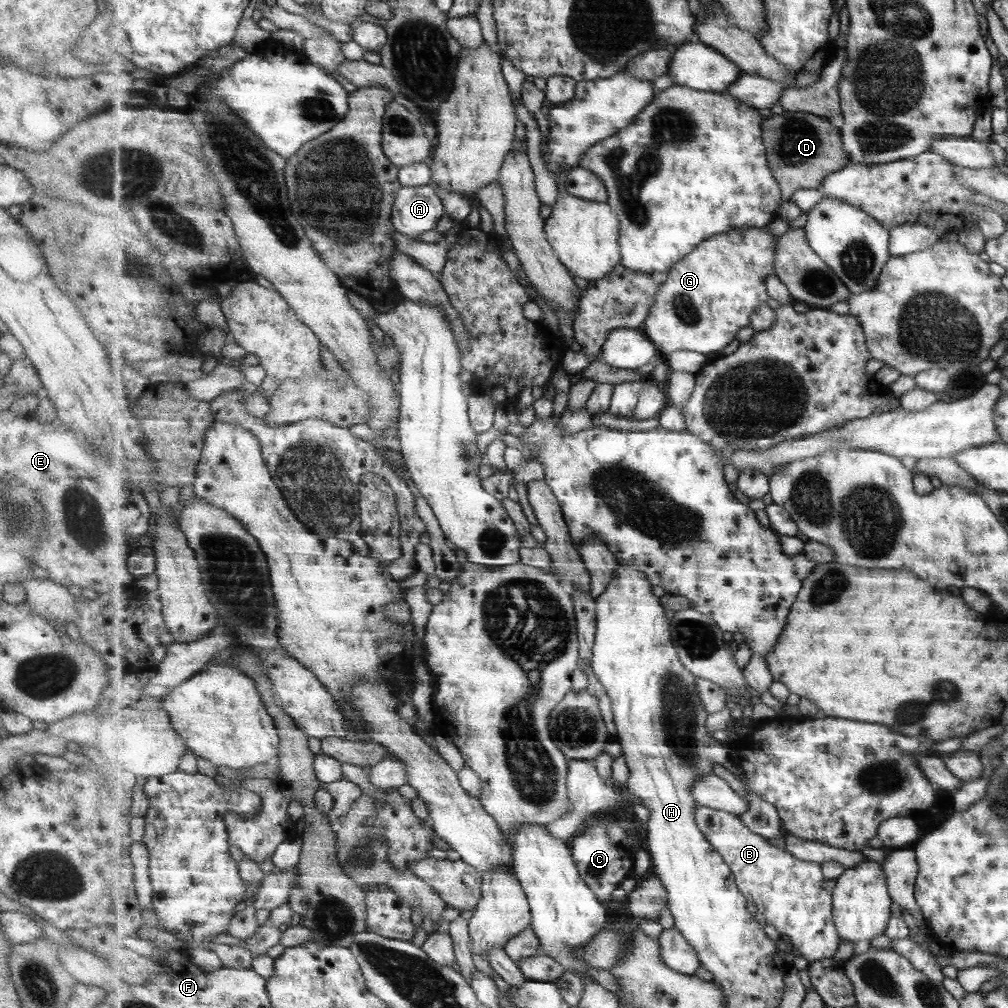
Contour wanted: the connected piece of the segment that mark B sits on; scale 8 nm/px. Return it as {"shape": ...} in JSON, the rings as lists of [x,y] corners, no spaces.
{"shape":[[[698,804],[697,822],[713,848],[724,855],[740,891],[756,905],[772,933],[787,936],[808,963],[837,954],[841,939],[833,912],[834,896],[823,888],[826,878],[821,863],[801,860],[775,840],[751,832],[737,814]]]}

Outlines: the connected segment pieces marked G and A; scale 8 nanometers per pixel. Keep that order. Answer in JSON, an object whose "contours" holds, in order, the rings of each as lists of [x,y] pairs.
{"contours":[[[[767,228],[731,230],[729,234],[709,238],[673,266],[667,275],[662,276],[657,302],[653,304],[651,314],[647,315],[642,329],[655,343],[661,355],[667,357],[678,350],[690,350],[706,355],[711,352],[719,353],[733,342],[739,330],[752,326],[753,313],[757,308],[769,303],[766,280],[776,274],[777,243],[779,236],[773,236]]],[[[433,186],[400,187],[397,191],[396,202],[393,205],[392,221],[393,226],[400,234],[417,240],[424,232],[435,230],[439,220],[448,214],[443,200],[433,190]]]]}

